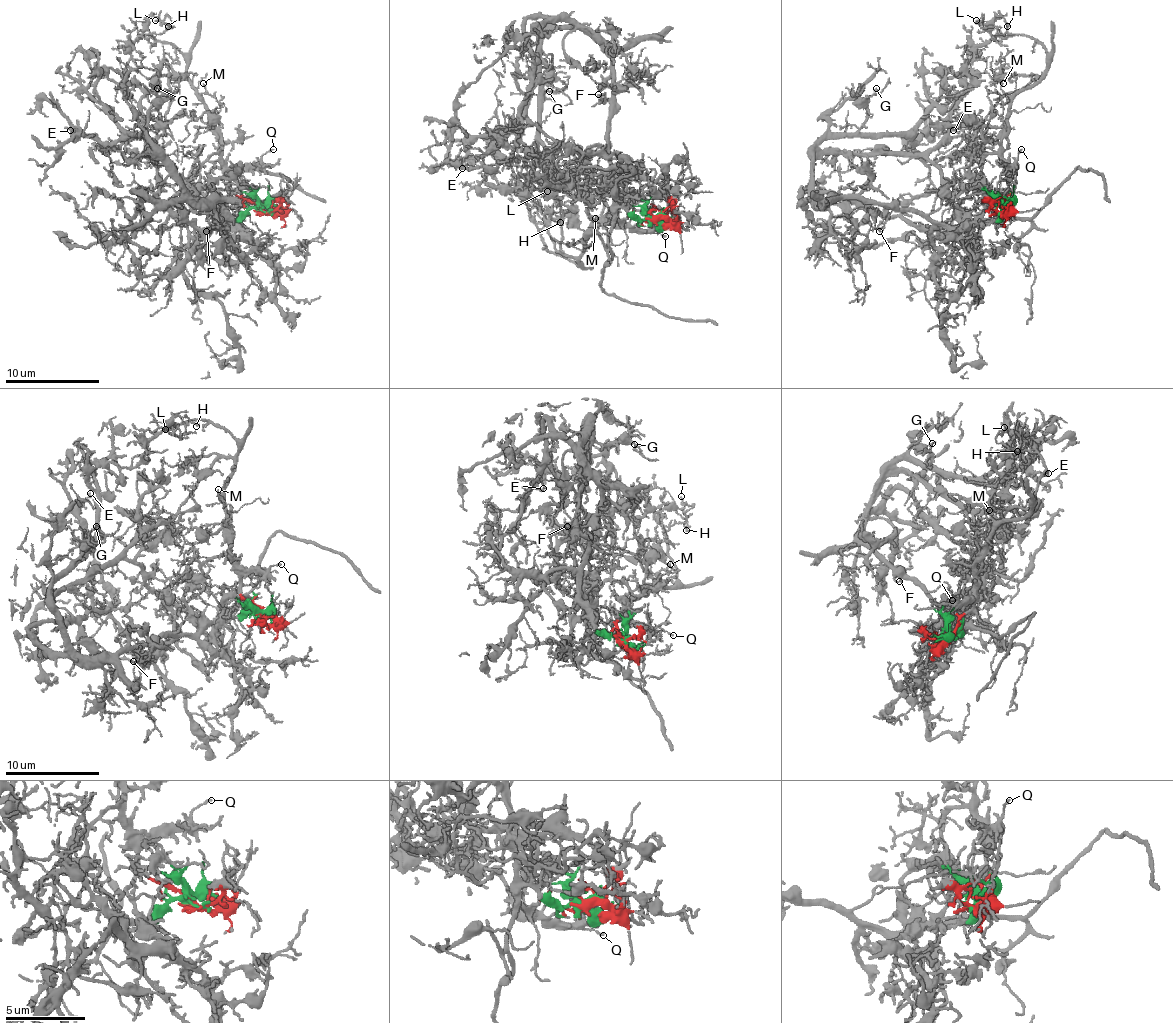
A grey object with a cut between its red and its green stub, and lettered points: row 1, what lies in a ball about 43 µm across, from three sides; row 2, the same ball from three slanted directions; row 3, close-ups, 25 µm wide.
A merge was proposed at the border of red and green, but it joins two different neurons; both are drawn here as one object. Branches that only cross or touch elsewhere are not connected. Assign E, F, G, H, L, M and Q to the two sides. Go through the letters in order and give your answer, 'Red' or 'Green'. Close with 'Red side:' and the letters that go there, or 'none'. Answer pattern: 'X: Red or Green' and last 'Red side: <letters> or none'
E: Green
F: Green
G: Green
H: Red
L: Red
M: Red
Q: Red
Red side: H, L, M, Q

